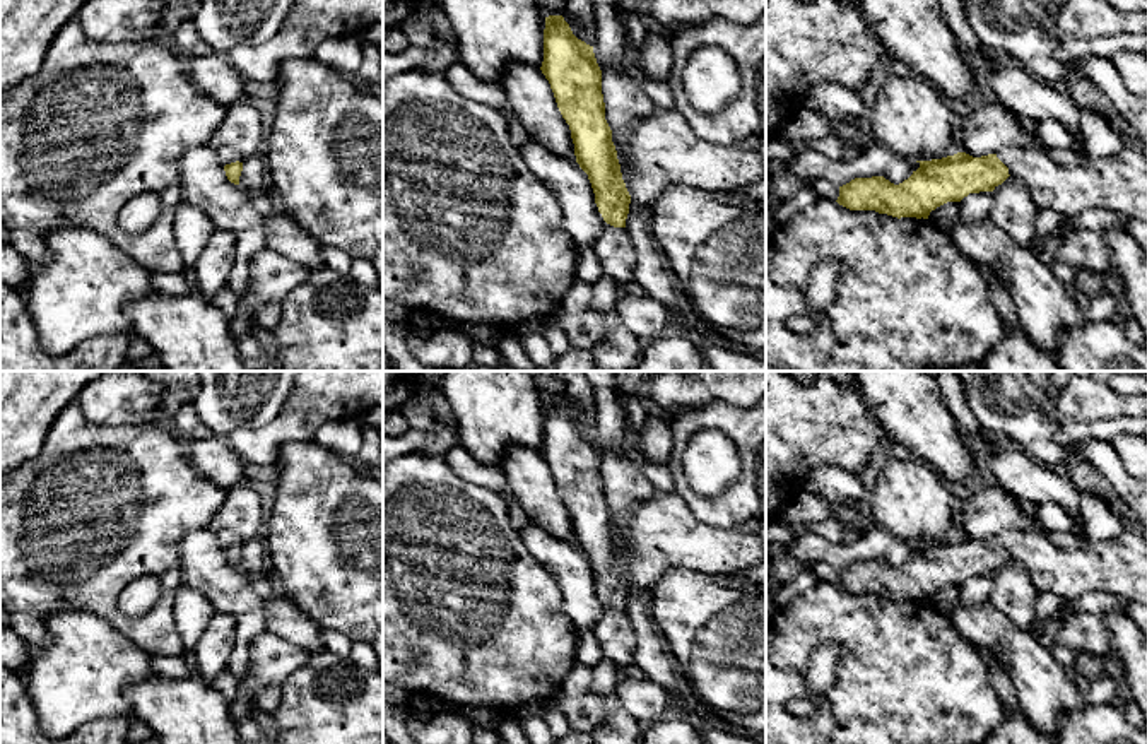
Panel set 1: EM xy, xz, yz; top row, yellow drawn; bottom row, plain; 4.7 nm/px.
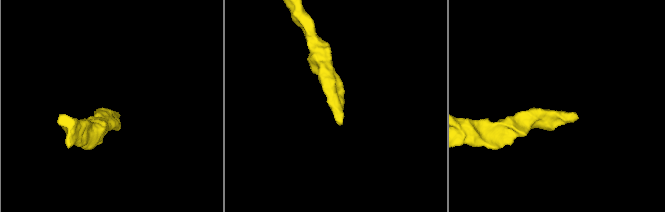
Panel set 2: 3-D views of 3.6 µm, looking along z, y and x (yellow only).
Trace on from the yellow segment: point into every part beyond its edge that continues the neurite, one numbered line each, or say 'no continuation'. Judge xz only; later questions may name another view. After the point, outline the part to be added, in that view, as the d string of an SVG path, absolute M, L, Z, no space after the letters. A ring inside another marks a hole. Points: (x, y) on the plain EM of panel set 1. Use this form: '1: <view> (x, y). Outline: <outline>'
1: xz (614, 631). Outline: M603 604L603 616L595 623L593 635L603 658L617 667L615 682L627 677L626 669L634 664L636 635L626 611L614 611Z

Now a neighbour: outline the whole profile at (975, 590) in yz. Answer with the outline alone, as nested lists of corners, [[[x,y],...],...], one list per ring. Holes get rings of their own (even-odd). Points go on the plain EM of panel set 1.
[[[991,575],[969,576],[961,585],[959,600],[966,605],[979,605],[988,600],[993,587]]]

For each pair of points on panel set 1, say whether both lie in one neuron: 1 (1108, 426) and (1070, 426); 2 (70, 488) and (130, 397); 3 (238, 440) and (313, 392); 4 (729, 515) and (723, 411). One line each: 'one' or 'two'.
1: one
2: two
3: one
4: one

